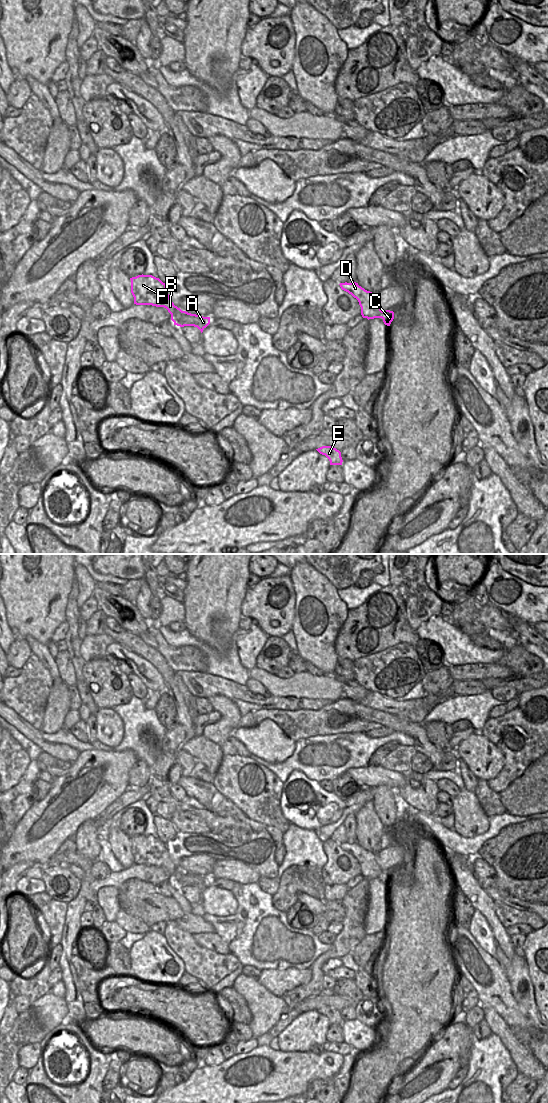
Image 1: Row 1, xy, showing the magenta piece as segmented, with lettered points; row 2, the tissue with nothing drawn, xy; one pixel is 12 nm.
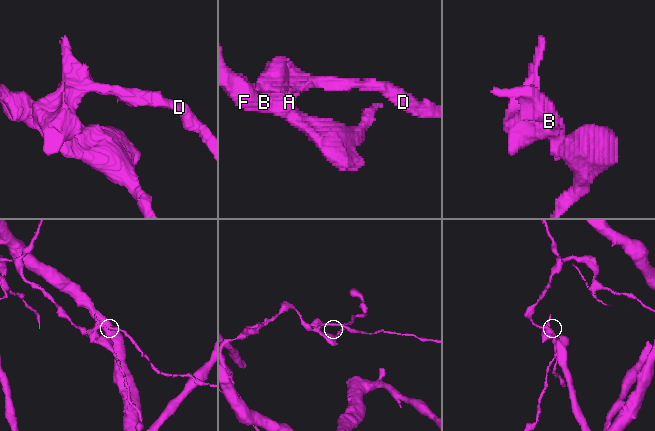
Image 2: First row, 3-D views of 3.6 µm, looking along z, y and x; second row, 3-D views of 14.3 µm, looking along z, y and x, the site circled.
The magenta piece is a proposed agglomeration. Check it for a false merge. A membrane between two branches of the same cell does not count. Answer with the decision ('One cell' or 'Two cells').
Two cells

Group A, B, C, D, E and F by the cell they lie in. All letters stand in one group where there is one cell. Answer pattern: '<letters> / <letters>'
A B E F / C D

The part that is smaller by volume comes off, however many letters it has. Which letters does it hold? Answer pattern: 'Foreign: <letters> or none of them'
Foreign: C, D

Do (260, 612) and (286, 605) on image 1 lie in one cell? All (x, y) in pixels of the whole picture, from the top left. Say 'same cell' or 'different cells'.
same cell

